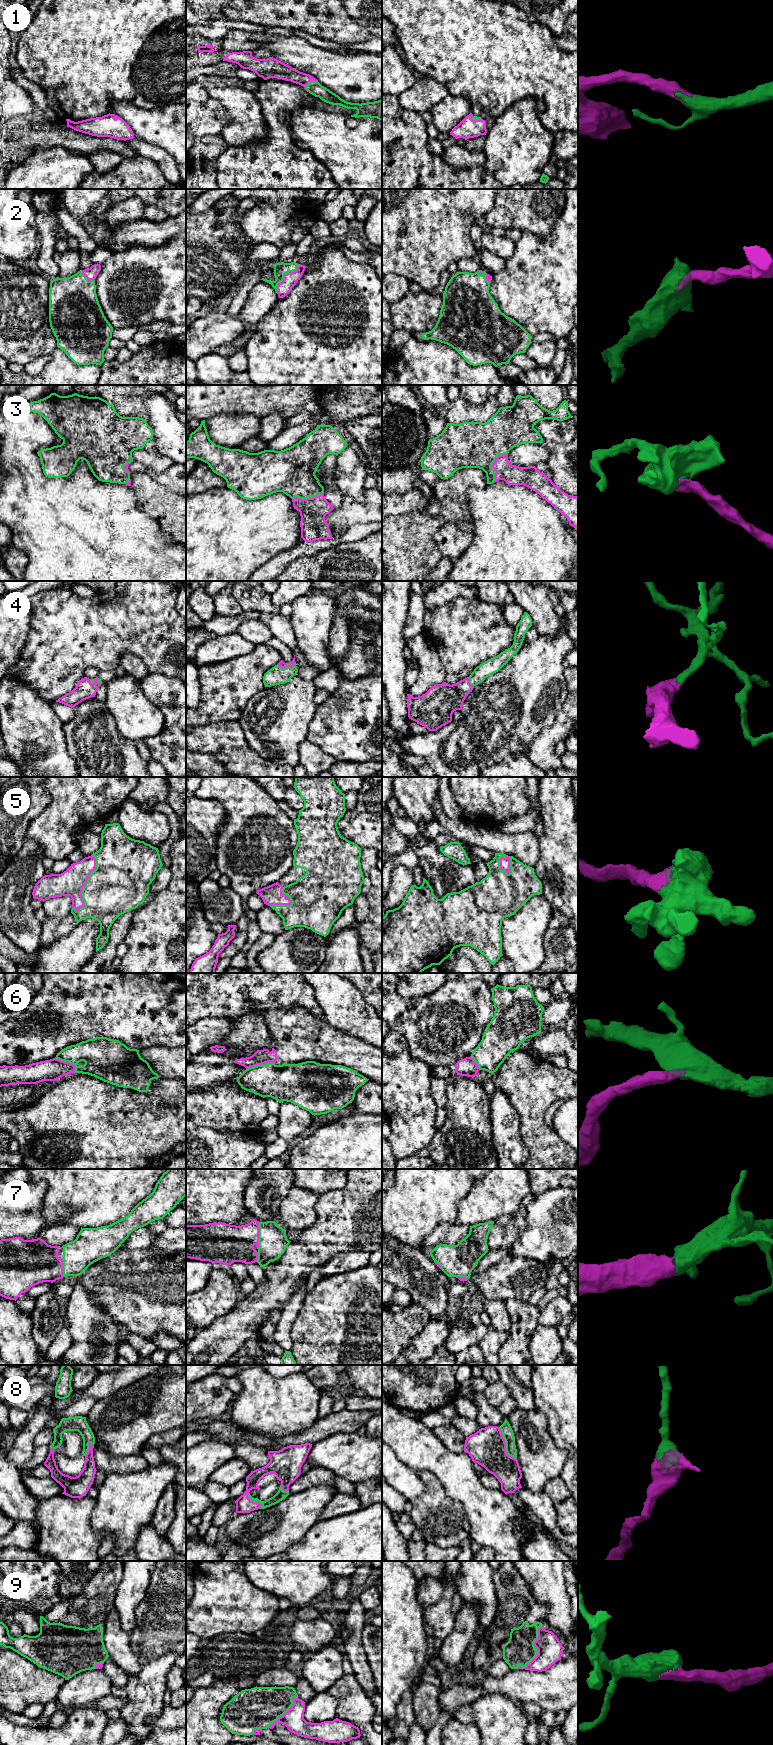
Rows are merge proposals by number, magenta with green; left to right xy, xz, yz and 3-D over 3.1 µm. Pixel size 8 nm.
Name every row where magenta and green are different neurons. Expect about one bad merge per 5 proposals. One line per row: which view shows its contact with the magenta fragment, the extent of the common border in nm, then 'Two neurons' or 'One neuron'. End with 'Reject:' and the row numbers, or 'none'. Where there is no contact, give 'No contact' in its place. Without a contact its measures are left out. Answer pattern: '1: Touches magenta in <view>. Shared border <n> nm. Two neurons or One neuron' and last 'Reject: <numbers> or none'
1: Touches magenta in xz. Shared border 130 nm. One neuron
2: Touches magenta in xz. Shared border 300 nm. One neuron
3: Touches magenta in yz. Shared border 280 nm. One neuron
4: Touches magenta in xz. Shared border 150 nm. One neuron
5: Touches magenta in xy. Shared border 480 nm. One neuron
6: Touches magenta in xz. Shared border 240 nm. Two neurons
7: Touches magenta in xz. Shared border 220 nm. One neuron
8: Touches magenta in yz. Shared border 300 nm. One neuron
9: Touches magenta in yz. Shared border 400 nm. One neuron
Reject: 6

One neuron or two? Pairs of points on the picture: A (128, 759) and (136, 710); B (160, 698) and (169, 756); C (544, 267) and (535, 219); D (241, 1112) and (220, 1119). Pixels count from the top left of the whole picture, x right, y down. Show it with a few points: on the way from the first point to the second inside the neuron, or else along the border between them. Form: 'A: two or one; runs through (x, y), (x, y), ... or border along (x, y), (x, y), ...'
A: two; border along (115, 723), (118, 730), (126, 738), (134, 742)
B: one; runs through (171, 712), (171, 742)
C: two; border along (556, 221), (551, 232), (545, 237), (521, 231)
D: one; runs through (236, 1111), (228, 1111), (225, 1114)

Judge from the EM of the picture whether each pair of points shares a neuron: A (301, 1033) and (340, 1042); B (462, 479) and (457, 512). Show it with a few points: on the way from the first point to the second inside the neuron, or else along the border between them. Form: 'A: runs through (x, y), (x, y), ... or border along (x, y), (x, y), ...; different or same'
A: runs through (311, 1040), (315, 1044), (330, 1044); same
B: runs through (457, 487), (457, 504); same

